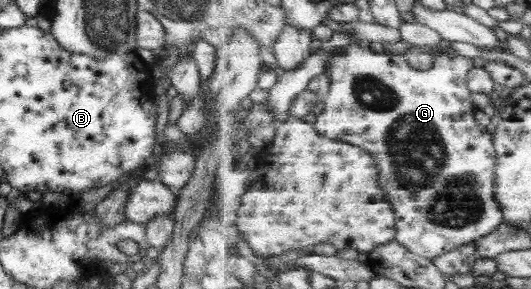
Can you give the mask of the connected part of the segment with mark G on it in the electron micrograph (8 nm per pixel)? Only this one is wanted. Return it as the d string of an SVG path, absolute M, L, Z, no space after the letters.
M357 43L348 48L342 48L342 52L338 52L330 61L327 73L332 84L328 95L323 100L325 106L322 112L315 117L314 123L322 136L333 137L334 140L344 140L348 144L366 148L374 156L374 160L378 160L381 188L385 189L385 196L392 202L397 215L397 241L406 246L410 252L429 259L435 259L470 243L476 244L479 239L494 232L505 222L501 204L495 196L494 172L497 168L497 148L493 141L493 134L488 133L486 127L480 125L480 122L476 120L477 106L474 105L473 94L469 88L469 74L474 69L474 62L470 58L460 56L454 48L446 48L440 56L433 58L433 61L433 66L429 70L416 70L400 54L376 54L369 47L362 48Z

